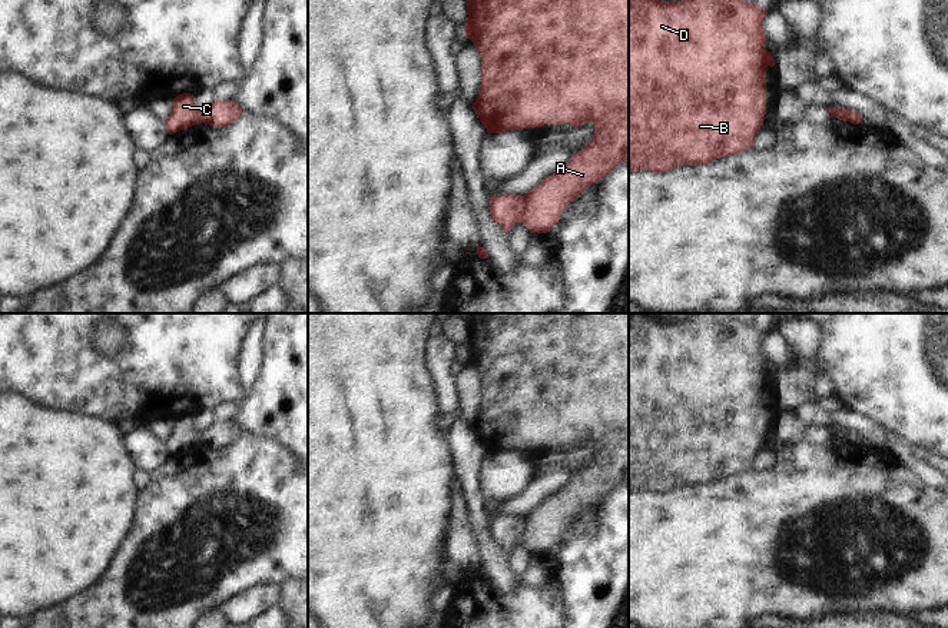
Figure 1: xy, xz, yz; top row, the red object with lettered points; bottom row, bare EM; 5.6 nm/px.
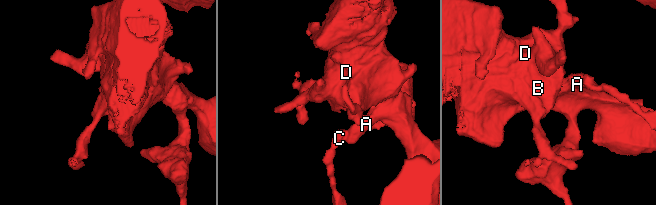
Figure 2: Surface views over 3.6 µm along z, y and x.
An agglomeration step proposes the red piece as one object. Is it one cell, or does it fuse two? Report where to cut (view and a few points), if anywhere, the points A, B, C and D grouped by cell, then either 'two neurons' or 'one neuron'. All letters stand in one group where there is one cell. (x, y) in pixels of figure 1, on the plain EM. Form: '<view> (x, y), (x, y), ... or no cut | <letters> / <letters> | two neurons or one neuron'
xz (524, 517), (524, 534), (520, 541) | A B D / C | two neurons

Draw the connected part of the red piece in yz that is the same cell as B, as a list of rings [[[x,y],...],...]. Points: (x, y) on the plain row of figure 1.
[[[629,313],[629,492],[664,494],[683,485],[707,485],[749,471],[766,435],[766,388],[775,381],[765,369],[763,339],[768,330],[742,320],[736,313],[692,313],[682,322],[660,322],[656,313]]]

